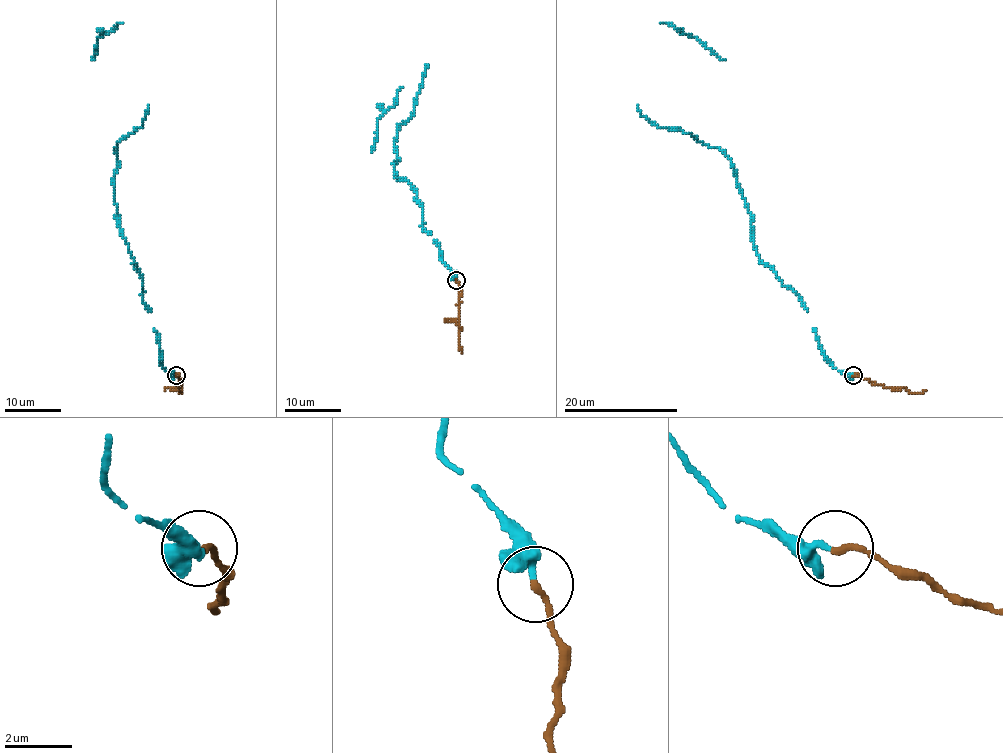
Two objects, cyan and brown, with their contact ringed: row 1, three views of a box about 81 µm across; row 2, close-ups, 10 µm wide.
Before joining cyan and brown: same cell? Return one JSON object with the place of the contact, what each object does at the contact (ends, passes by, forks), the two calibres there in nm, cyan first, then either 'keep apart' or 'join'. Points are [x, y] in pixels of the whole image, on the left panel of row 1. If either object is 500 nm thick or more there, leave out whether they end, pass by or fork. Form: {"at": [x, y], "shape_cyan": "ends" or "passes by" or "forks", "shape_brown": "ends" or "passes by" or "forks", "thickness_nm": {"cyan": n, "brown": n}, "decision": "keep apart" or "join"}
{"at": [176, 375], "shape_cyan": "ends", "shape_brown": "ends", "thickness_nm": {"cyan": 280, "brown": 190}, "decision": "join"}

